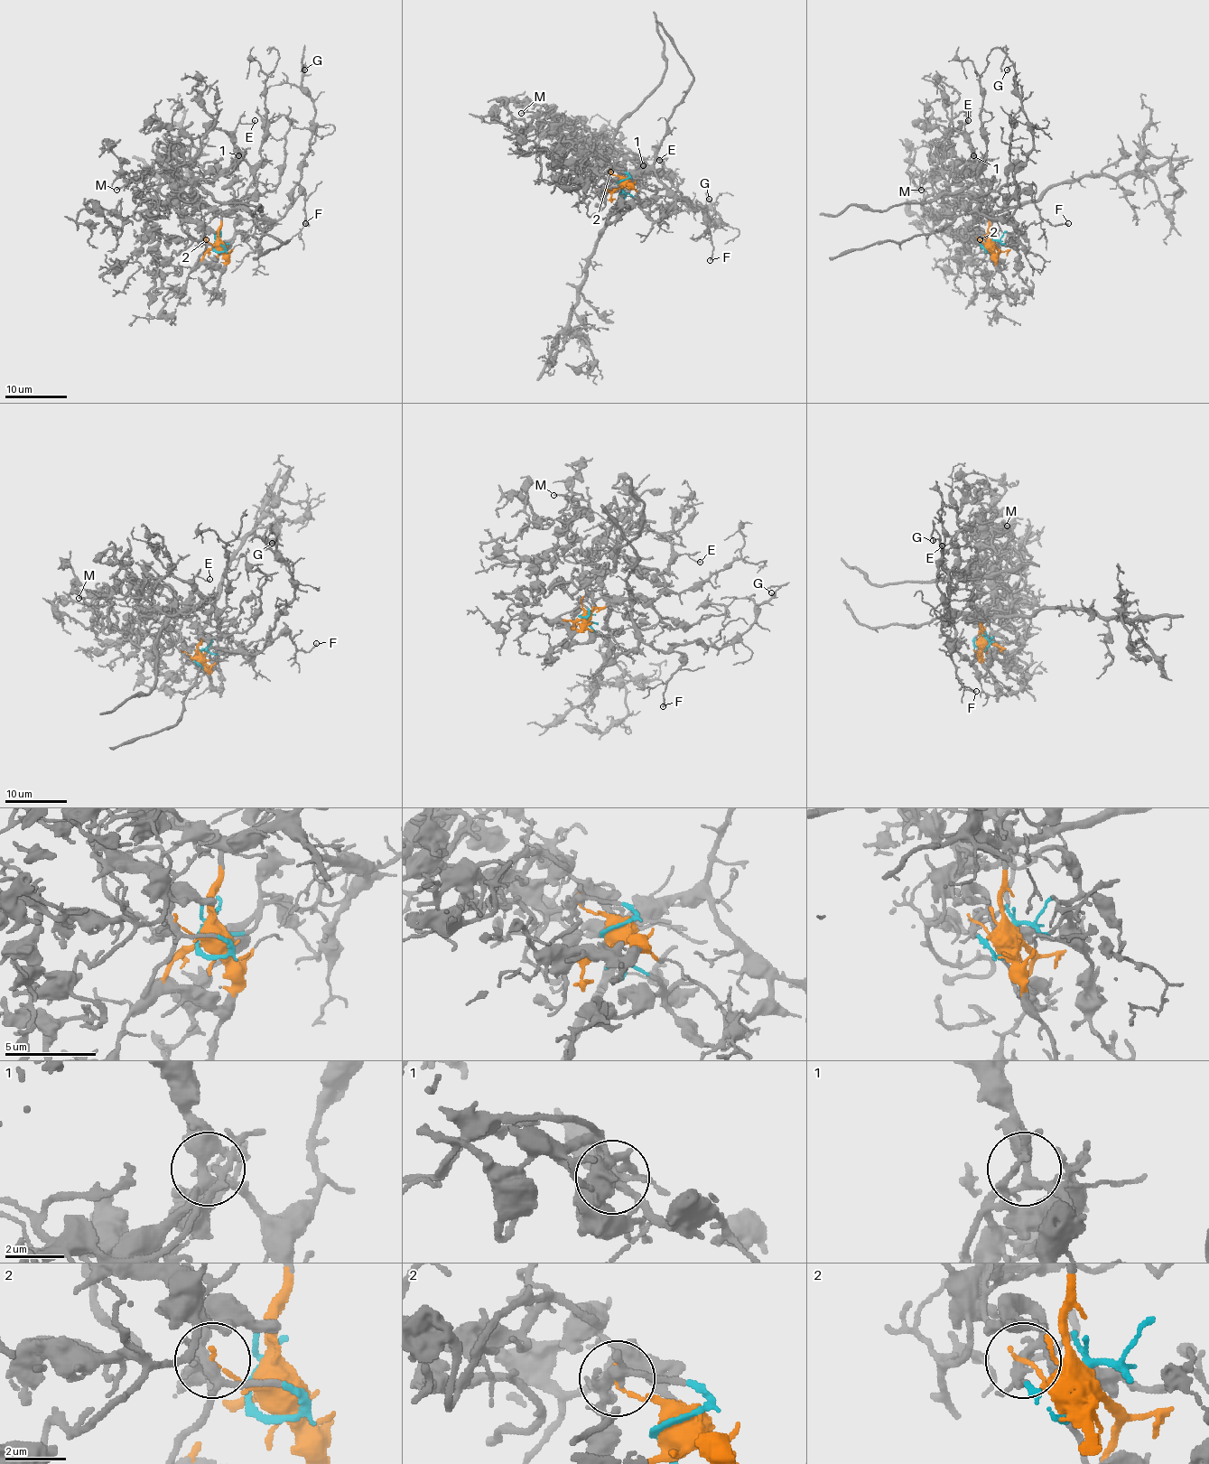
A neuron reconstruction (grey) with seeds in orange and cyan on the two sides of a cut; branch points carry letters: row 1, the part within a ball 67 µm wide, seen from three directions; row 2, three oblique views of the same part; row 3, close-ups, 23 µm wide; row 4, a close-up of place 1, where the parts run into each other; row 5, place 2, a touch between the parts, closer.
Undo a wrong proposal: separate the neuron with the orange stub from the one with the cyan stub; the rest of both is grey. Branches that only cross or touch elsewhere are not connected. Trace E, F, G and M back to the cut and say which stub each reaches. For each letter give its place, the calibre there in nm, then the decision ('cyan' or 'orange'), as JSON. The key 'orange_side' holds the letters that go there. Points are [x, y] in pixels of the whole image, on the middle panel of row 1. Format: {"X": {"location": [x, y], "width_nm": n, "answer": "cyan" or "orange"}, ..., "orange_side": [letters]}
{"E": {"location": [659, 160], "width_nm": 130, "answer": "orange"}, "F": {"location": [710, 260], "width_nm": 130, "answer": "orange"}, "G": {"location": [709, 199], "width_nm": 130, "answer": "orange"}, "M": {"location": [521, 113], "width_nm": 140, "answer": "cyan"}, "orange_side": ["E", "F", "G"]}

